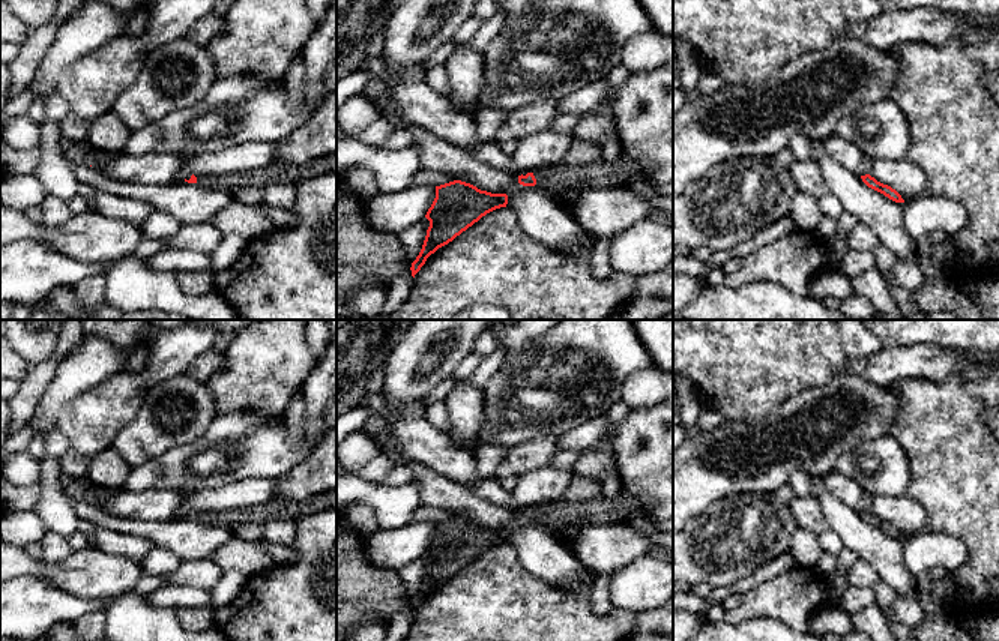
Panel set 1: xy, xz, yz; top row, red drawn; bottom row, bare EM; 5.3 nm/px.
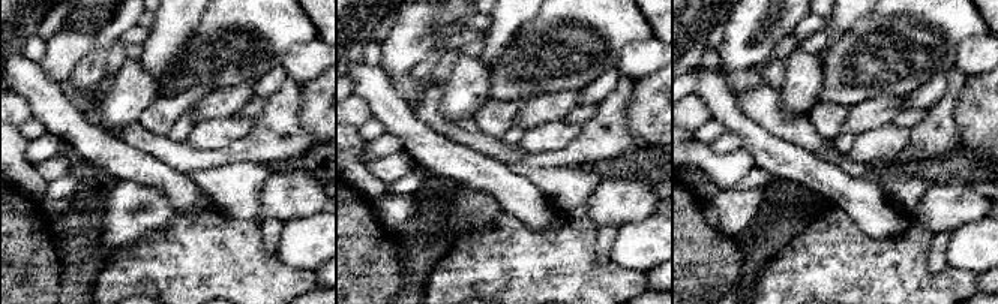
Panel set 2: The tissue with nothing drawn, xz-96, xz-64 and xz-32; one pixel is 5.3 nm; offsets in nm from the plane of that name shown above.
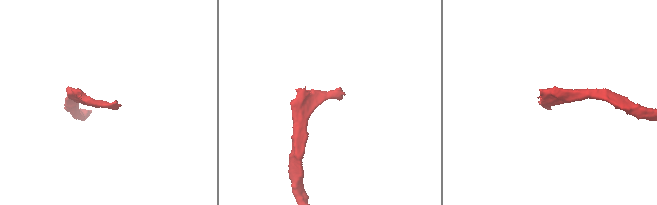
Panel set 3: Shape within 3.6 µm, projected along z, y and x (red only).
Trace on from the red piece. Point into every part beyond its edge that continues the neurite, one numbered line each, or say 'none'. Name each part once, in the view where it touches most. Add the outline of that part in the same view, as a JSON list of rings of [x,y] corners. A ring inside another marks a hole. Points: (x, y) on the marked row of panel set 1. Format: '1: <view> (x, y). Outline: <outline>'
1: xy (275, 173). Outline: [[[337,153],[326,155],[303,165],[270,162],[264,168],[248,173],[195,176],[195,185],[233,192],[240,186],[264,188],[270,183],[297,183],[334,170],[337,170]]]

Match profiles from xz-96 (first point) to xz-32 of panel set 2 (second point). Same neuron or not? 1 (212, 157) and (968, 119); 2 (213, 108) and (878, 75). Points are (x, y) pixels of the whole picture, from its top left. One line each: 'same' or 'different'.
1: different
2: different

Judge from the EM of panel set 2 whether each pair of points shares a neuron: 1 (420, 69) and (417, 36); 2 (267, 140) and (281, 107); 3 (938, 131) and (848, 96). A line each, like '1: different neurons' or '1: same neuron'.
1: different neurons
2: same neuron
3: different neurons

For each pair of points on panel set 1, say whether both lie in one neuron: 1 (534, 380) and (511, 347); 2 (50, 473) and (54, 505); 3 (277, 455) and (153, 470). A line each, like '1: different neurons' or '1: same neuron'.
1: different neurons
2: same neuron
3: same neuron

